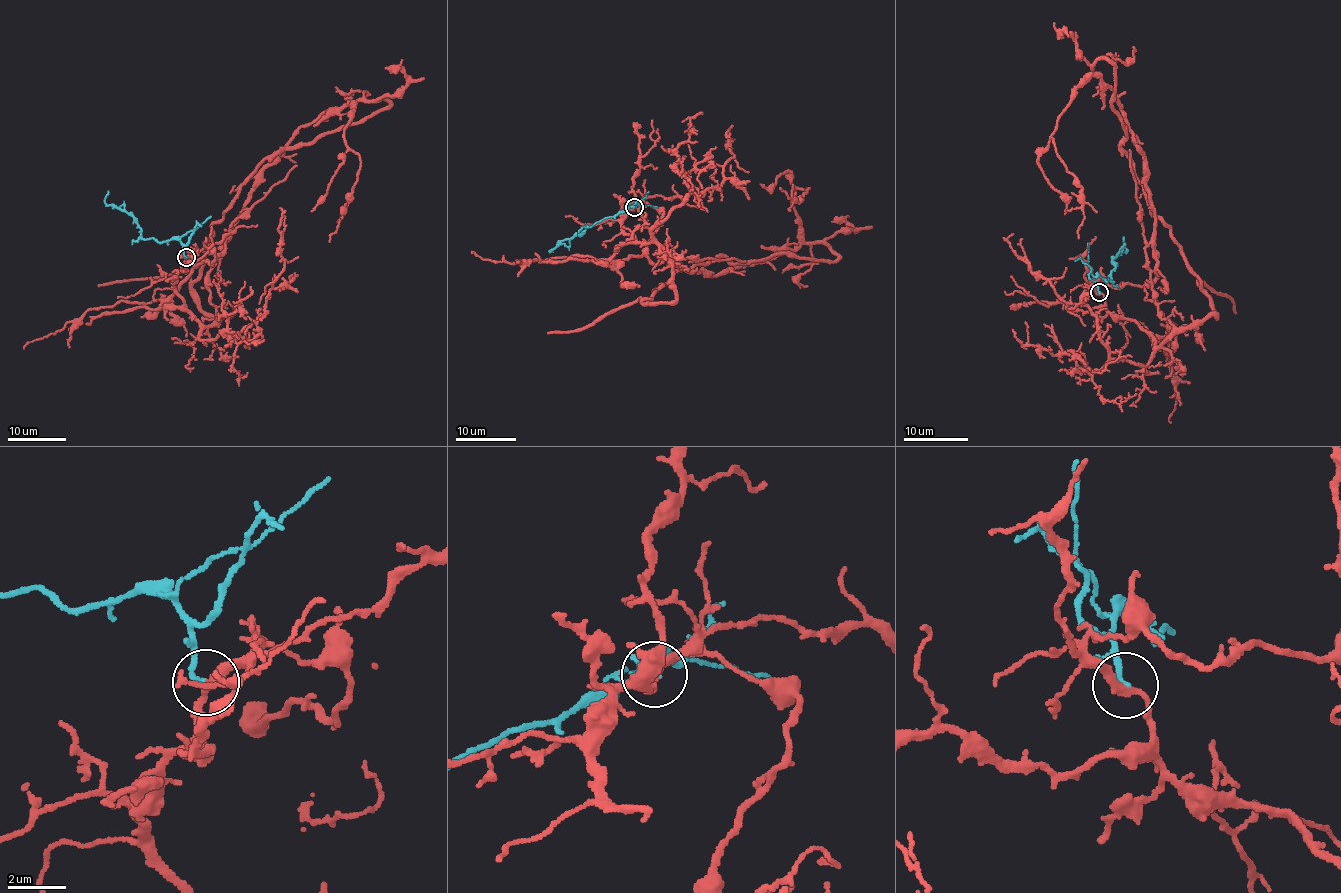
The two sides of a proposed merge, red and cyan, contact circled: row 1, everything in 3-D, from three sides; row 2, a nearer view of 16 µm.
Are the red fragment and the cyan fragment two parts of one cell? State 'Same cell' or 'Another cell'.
Another cell

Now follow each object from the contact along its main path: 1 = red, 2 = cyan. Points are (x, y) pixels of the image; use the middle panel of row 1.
1: (634, 206), (663, 212), (652, 262), (711, 277), (794, 248), (792, 193), (809, 188), (797, 201), (780, 188)
2: (634, 207), (587, 225), (583, 234), (560, 241), (550, 250), (552, 252)

